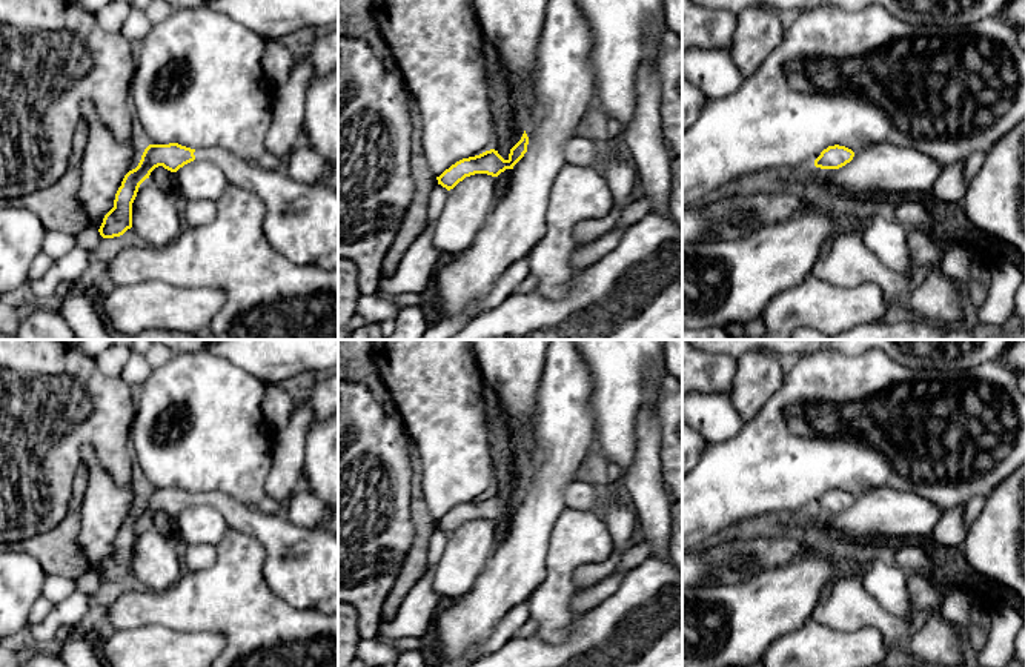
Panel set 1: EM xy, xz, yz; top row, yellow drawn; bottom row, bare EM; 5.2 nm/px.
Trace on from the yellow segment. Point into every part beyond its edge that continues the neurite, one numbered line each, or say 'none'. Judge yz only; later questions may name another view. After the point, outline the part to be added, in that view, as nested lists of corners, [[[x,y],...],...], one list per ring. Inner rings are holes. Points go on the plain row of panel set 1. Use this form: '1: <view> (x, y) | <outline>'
none

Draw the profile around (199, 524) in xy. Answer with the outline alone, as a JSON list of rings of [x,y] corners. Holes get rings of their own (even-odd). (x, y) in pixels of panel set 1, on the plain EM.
[[[194,504],[184,509],[175,516],[175,523],[181,541],[184,541],[189,549],[201,544],[217,547],[229,530],[221,513],[215,507],[204,504]]]

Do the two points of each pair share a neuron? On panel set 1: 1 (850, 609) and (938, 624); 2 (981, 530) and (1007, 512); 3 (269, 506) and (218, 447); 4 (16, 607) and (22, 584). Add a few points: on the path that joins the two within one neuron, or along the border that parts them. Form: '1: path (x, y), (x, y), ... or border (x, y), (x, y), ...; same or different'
1: path (872, 613), (887, 623), (902, 638), (916, 638); same
2: path (987, 530), (1001, 518); same
3: border (265, 495), (255, 506); different
4: path (16, 601), (16, 590); same

